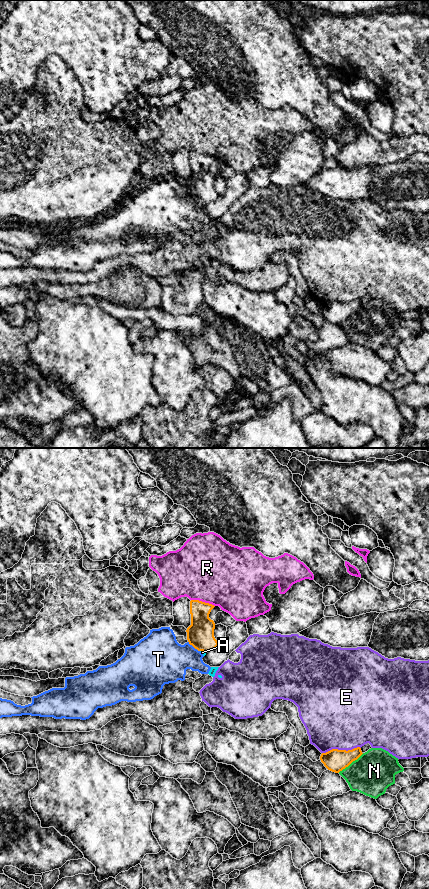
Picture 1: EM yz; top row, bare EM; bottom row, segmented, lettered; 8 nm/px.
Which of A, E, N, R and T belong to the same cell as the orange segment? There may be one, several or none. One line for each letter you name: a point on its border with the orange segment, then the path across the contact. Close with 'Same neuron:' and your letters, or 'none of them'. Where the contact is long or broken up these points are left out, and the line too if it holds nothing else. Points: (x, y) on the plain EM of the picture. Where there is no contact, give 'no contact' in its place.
Same neuron: none of them

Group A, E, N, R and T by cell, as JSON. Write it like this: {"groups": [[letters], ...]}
{"groups": [["A", "T"], ["E"], ["N"], ["R"]]}

